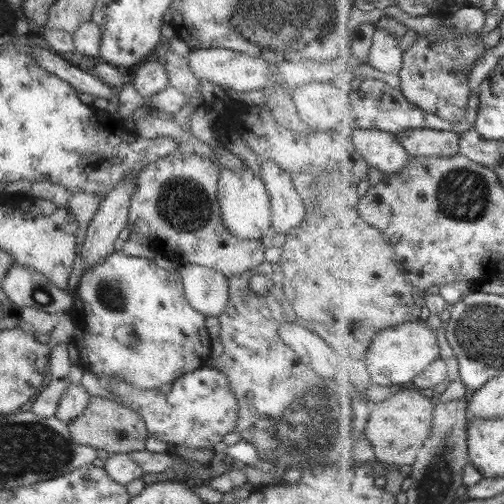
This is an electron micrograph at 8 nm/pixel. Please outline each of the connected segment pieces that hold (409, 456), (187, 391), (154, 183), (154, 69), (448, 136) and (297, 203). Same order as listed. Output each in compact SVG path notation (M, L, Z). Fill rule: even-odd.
M403 388L385 402L375 406L371 422L367 423L367 440L371 442L381 463L398 466L415 464L419 451L431 437L436 405L433 399L421 394L421 390Z
M203 366L185 373L175 381L168 394L161 393L157 388L137 391L129 384L125 384L119 376L111 376L109 381L111 384L107 386L107 391L111 391L112 399L135 411L144 420L147 434L163 440L167 446L179 444L185 448L212 448L214 444L222 440L222 436L235 428L237 411L239 411L237 400L233 396L235 392L229 388L225 374L215 368Z
M171 151L169 154L158 158L155 162L145 165L134 180L133 193L129 197L129 212L126 228L146 238L155 250L155 255L165 256L177 262L177 266L185 263L203 265L220 272L226 277L238 275L251 267L256 267L261 261L267 243L262 239L255 241L242 241L231 235L223 221L217 202L217 182L220 171L213 162L203 158L203 155Z
M156 58L143 62L134 75L130 76L129 84L135 87L140 96L150 98L152 94L158 93L168 86L168 77L164 65Z
M407 129L395 134L411 157L452 157L460 152L460 134L433 129Z
M258 160L260 180L269 194L270 226L279 234L287 234L303 220L305 207L293 186L293 176L280 170L273 160Z

